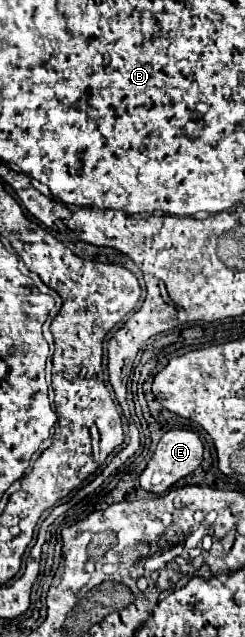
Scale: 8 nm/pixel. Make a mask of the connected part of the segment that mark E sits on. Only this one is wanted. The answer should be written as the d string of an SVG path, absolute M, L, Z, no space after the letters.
M171 429L161 437L161 441L155 449L155 455L151 457L151 461L139 475L139 485L145 491L163 493L173 483L177 483L179 479L193 473L201 465L201 461L203 461L203 443L201 443L199 435L193 431L187 431L187 429Z

